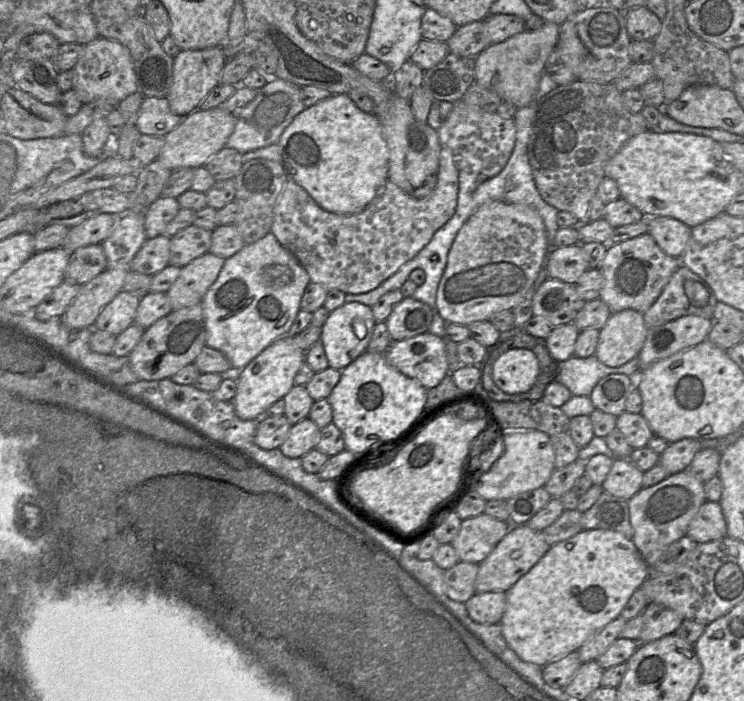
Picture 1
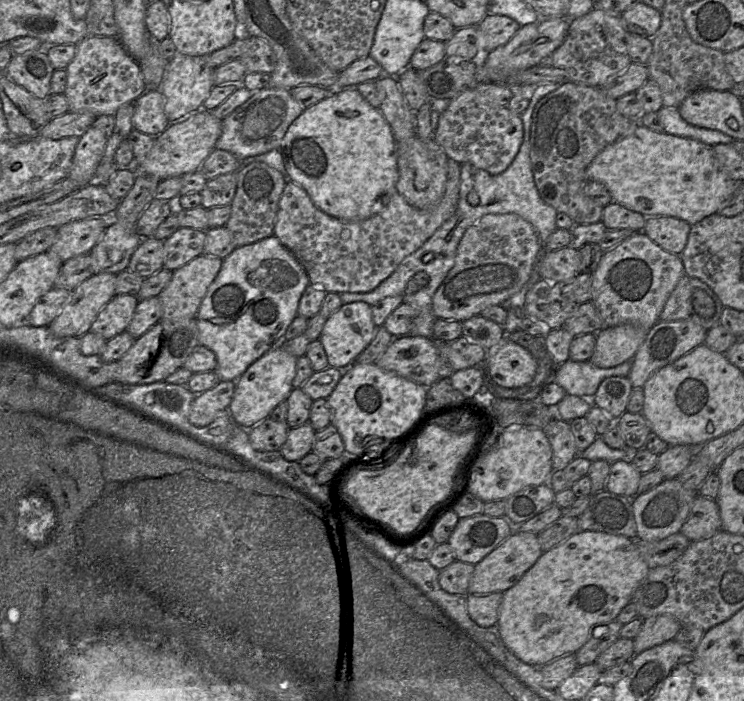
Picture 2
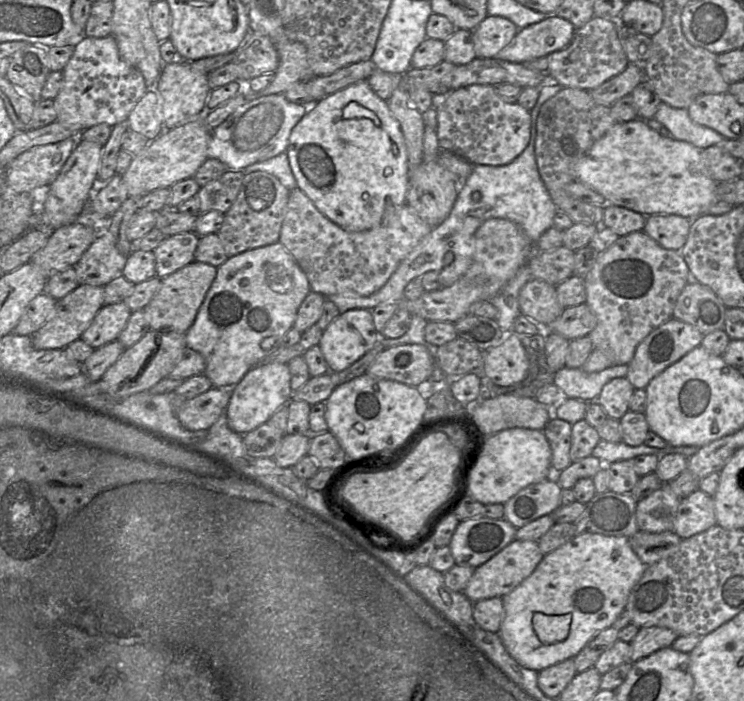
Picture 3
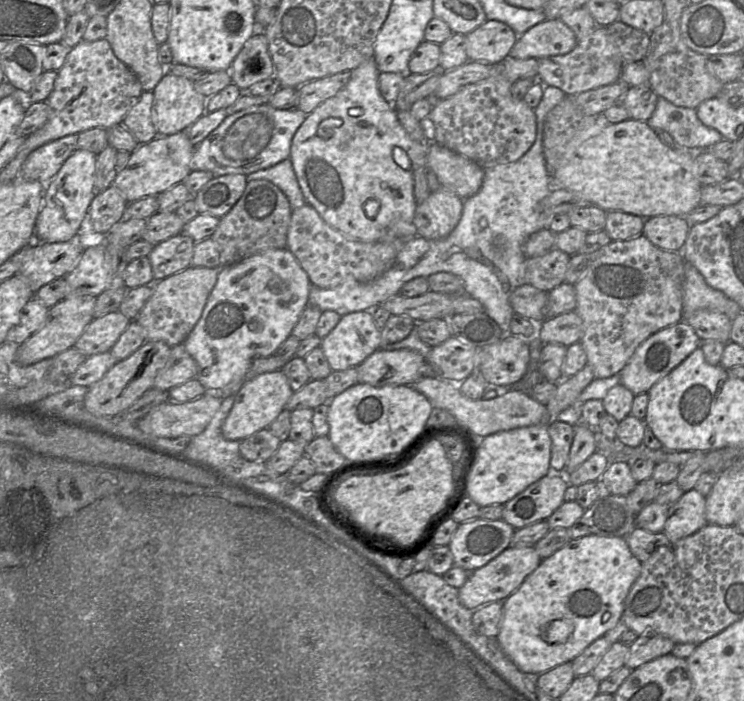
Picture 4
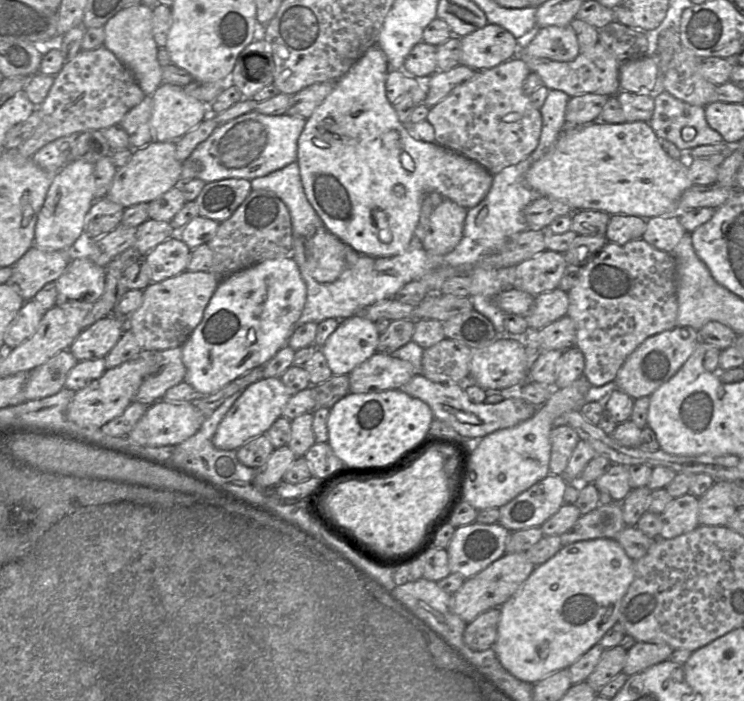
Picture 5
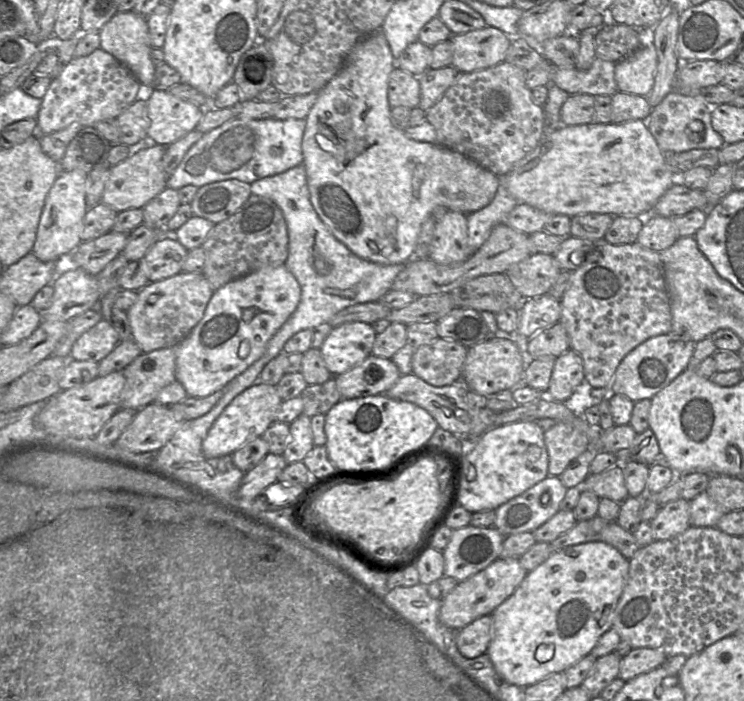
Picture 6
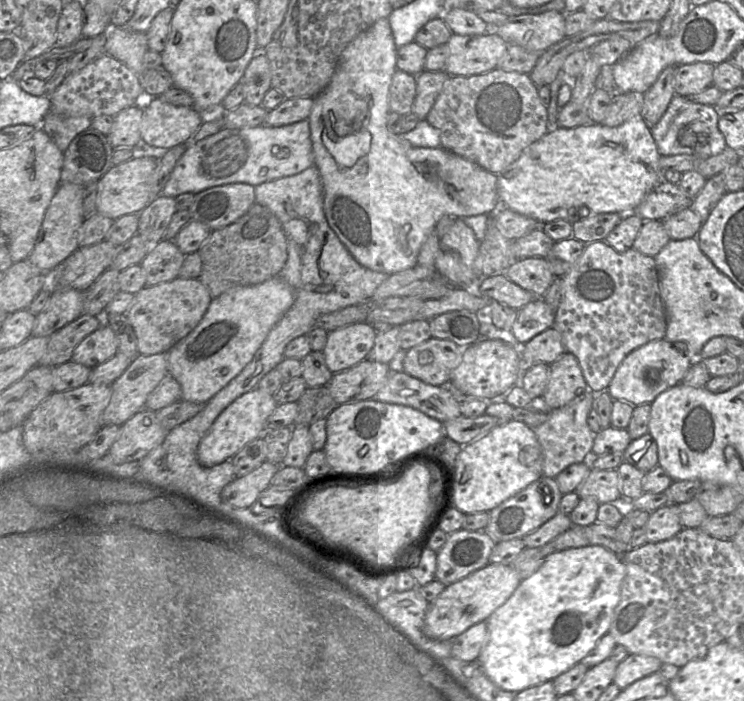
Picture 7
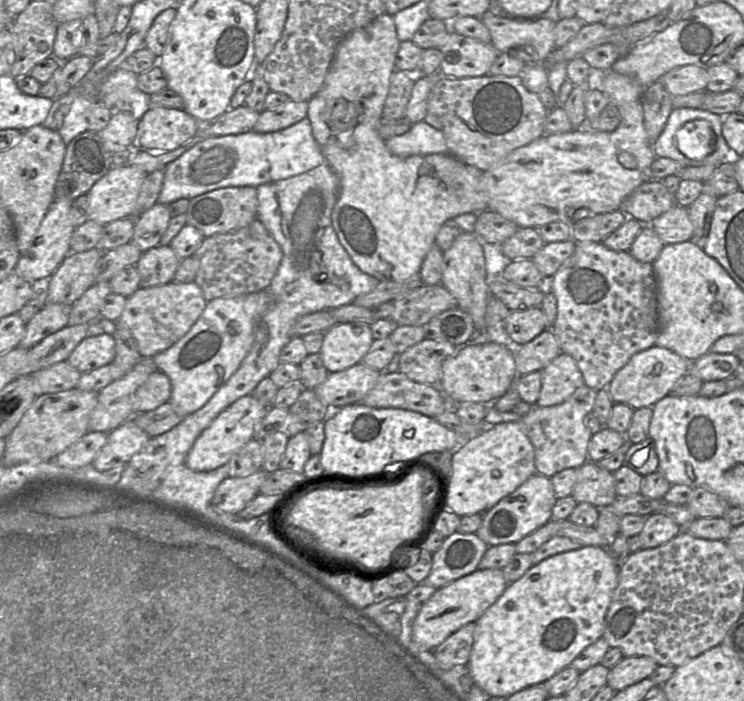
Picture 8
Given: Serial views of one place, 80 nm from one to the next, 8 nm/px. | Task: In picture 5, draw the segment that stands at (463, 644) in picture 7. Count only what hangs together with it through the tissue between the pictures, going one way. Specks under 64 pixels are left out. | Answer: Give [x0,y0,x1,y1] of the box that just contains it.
[463,608,500,651]

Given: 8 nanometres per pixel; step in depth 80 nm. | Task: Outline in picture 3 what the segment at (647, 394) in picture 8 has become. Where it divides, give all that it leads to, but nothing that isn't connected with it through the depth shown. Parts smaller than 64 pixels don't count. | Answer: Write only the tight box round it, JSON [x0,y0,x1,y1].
[626,318,704,389]

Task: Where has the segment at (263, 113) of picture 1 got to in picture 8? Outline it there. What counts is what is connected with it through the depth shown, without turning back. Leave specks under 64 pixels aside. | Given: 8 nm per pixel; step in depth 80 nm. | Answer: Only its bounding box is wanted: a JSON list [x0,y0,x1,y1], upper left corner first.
[157,117,325,205]

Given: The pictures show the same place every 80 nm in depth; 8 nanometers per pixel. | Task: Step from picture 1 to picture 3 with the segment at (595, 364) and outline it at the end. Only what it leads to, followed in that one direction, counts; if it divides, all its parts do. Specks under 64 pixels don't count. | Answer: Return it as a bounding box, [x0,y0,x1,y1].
[553,365,628,402]

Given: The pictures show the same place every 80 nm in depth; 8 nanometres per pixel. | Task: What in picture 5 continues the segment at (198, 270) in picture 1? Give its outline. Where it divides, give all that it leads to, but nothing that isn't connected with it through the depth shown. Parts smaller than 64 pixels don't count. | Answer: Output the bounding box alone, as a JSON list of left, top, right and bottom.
[126,271,220,351]

